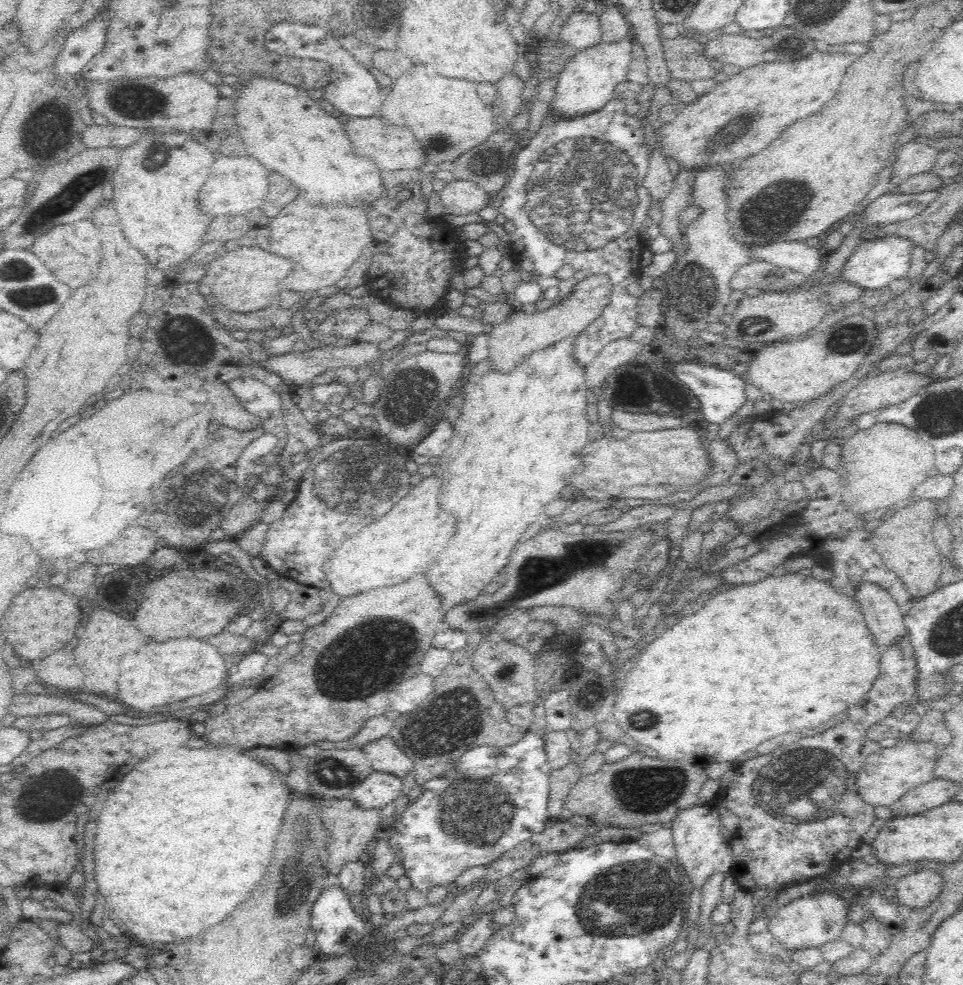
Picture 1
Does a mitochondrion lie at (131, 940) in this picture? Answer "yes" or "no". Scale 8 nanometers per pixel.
no

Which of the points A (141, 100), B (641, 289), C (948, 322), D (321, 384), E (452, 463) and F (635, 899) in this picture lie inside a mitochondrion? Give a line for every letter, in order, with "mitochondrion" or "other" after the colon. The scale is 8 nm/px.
A: mitochondrion
B: other
C: other
D: other
E: other
F: mitochondrion

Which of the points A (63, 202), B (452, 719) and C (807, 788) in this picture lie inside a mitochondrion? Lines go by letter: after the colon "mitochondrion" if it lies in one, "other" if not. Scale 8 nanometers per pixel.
A: mitochondrion
B: mitochondrion
C: mitochondrion

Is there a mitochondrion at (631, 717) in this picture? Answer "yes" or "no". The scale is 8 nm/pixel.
yes

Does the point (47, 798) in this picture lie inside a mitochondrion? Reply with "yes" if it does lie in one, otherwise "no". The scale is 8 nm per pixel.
yes

